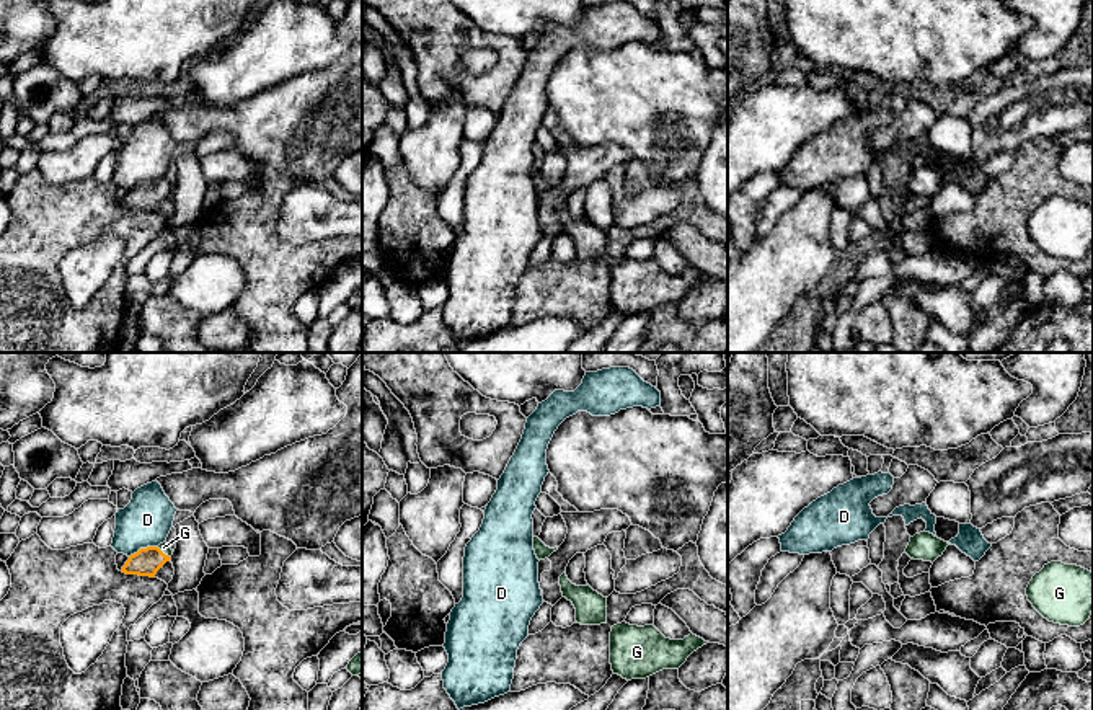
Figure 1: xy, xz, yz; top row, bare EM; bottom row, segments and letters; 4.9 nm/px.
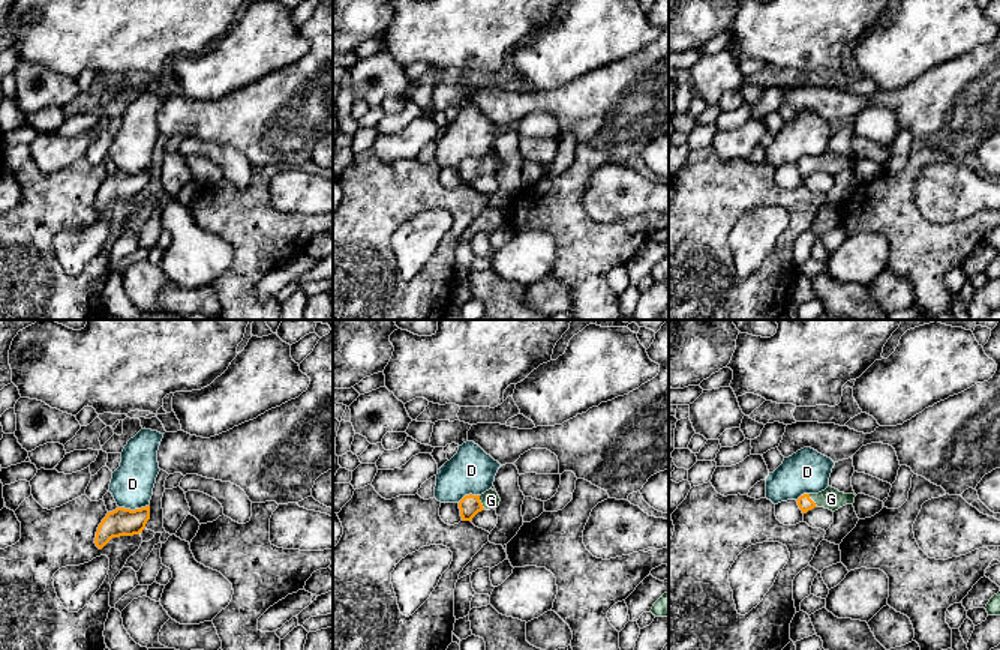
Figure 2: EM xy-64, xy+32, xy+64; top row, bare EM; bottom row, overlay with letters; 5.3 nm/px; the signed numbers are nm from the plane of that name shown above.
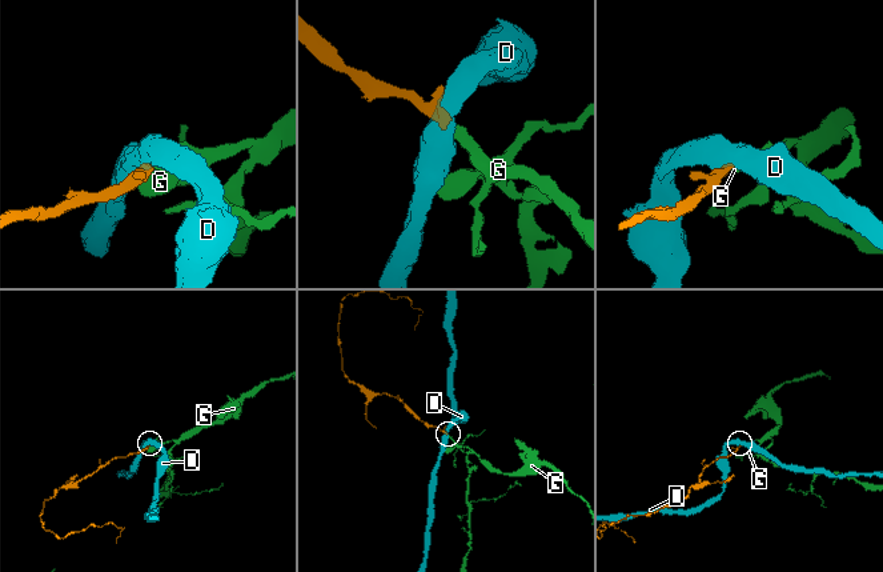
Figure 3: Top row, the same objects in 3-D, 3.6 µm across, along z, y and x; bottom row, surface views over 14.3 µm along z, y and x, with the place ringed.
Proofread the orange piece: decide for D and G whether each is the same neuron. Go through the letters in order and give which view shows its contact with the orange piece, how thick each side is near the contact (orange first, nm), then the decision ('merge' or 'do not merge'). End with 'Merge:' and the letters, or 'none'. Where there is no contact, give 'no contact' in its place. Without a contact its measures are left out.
D: xy | 140/240 nm | do not merge
G: xy | 140/50 nm | merge
Merge: G

